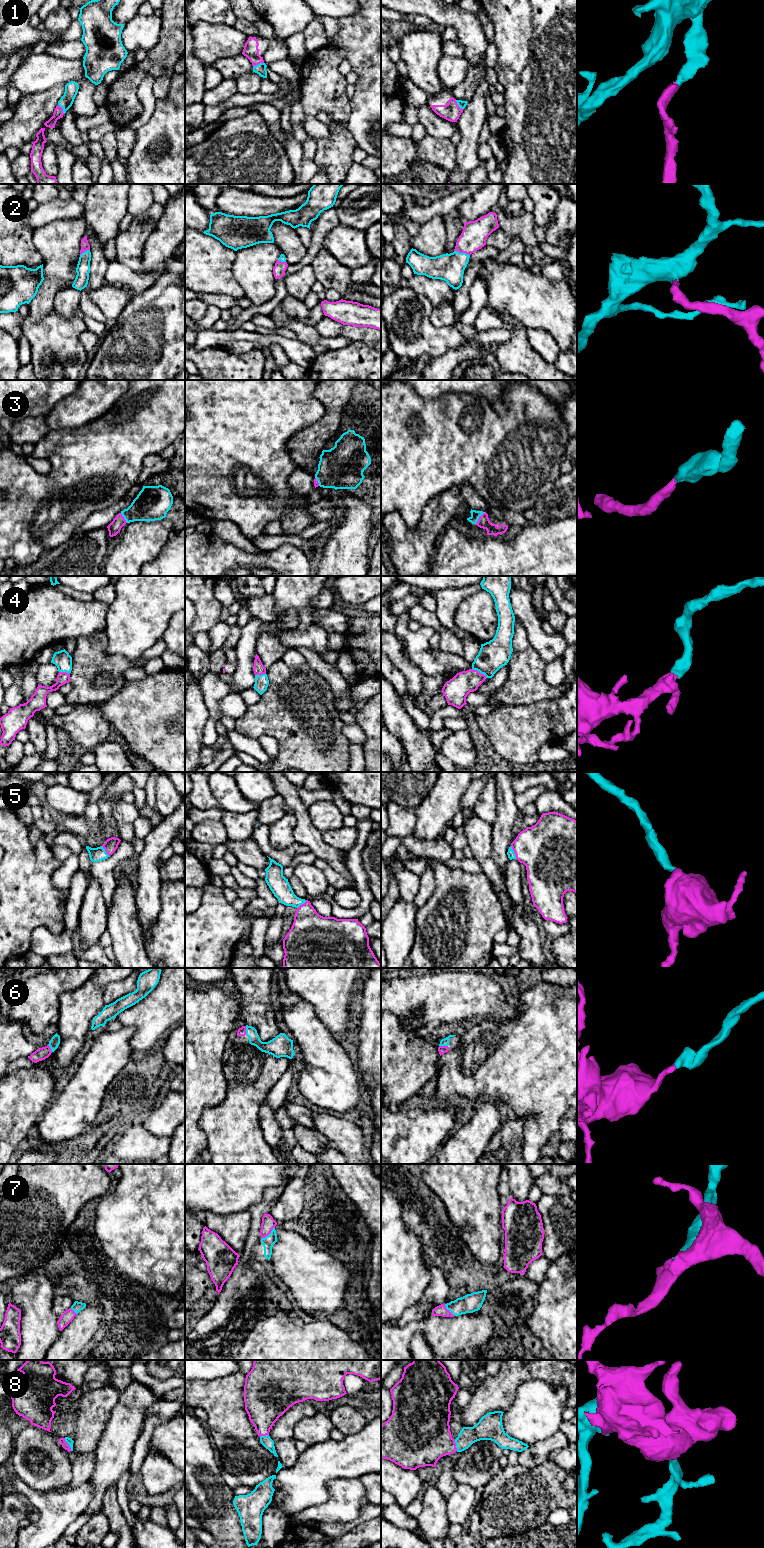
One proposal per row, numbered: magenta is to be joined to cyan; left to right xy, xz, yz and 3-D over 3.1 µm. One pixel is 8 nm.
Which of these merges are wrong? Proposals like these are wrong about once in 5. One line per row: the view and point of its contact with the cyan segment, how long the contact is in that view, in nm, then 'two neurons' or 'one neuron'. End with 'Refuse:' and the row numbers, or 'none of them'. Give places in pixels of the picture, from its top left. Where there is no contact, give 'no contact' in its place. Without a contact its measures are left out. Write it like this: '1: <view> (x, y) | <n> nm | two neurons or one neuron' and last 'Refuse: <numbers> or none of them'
1: xz (258, 64) | 90 nm | one neuron
2: yz (462, 253) | 130 nm | one neuron
3: yz (478, 518) | 130 nm | one neuron
4: yz (479, 671) | 140 nm | one neuron
5: yz (513, 852) | 120 nm | one neuron
6: xz (246, 1030) | 70 nm | one neuron
7: xz (269, 1234) | 140 nm | one neuron
8: xy (68, 1443) | 120 nm | one neuron
Refuse: none of them

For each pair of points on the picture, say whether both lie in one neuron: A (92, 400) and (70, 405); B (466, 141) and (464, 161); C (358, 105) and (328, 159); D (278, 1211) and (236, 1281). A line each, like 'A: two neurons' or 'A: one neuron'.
A: one neuron
B: one neuron
C: two neurons
D: two neurons

